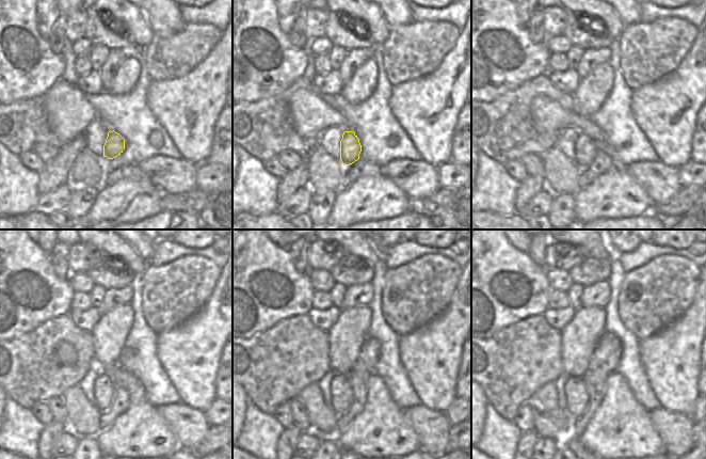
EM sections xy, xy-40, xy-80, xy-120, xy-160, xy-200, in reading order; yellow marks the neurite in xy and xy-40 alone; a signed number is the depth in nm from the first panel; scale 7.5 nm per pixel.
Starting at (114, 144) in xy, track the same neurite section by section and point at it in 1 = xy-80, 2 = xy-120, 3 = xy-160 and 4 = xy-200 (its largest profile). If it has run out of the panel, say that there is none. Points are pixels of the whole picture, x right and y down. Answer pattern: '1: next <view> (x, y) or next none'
1: next xy-80 (586, 151)
2: next xy-120 (103, 388)
3: next xy-160 (341, 395)
4: next xy-200 (575, 391)

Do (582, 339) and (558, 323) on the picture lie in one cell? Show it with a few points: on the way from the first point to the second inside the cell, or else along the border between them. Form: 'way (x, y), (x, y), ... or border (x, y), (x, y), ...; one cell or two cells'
border (577, 309), (573, 318), (560, 332); two cells

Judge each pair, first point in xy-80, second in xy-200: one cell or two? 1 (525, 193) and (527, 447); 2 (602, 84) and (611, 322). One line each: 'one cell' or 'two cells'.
1: one cell
2: two cells

